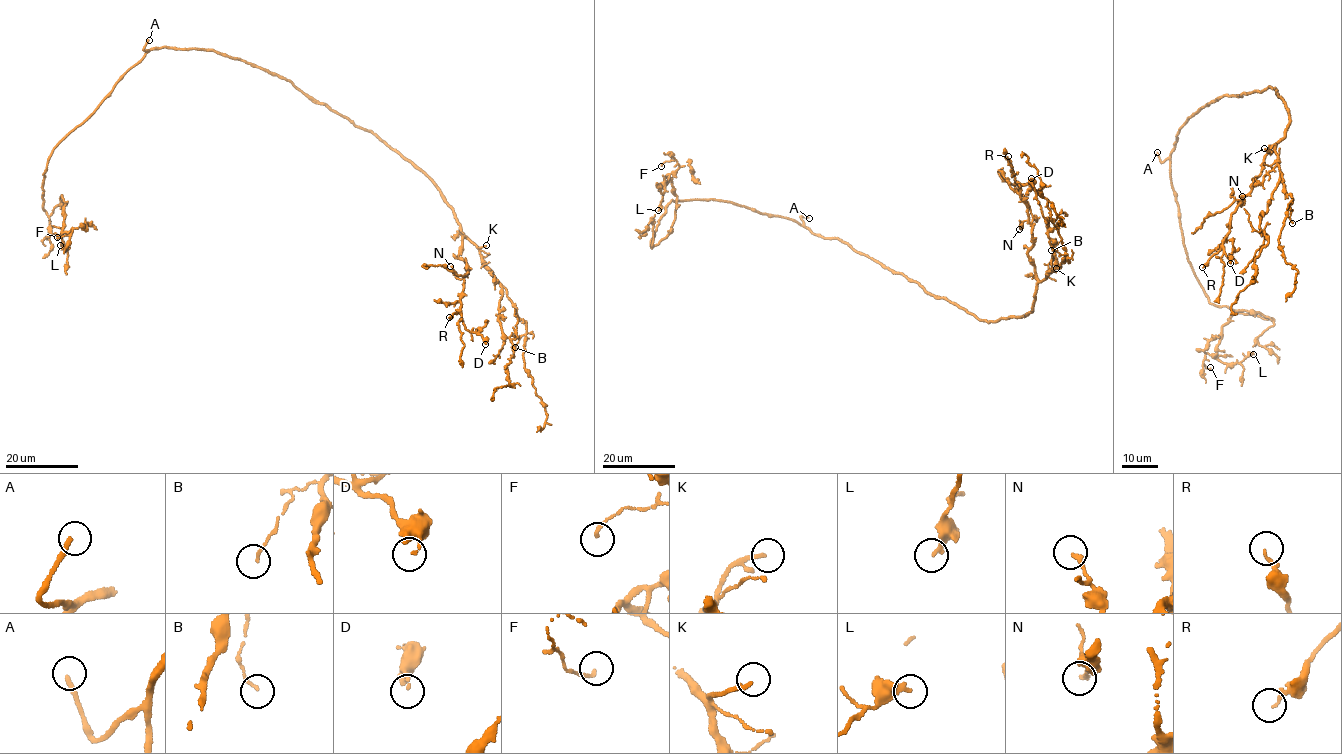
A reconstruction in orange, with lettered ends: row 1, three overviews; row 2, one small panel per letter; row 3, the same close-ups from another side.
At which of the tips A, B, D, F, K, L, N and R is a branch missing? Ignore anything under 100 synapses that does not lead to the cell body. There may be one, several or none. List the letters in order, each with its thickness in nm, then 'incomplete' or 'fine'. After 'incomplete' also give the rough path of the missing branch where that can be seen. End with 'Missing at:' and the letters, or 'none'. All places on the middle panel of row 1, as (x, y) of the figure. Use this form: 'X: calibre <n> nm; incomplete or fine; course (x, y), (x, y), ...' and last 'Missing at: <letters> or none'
A: calibre 220 nm; incomplete; course (809, 218), (818, 208), (840, 204)
B: calibre 100 nm; fine
D: calibre 110 nm; fine
F: calibre 150 nm; fine
K: calibre 110 nm; fine
L: calibre 200 nm; fine
N: calibre 170 nm; fine
R: calibre 130 nm; fine
Missing at: A

